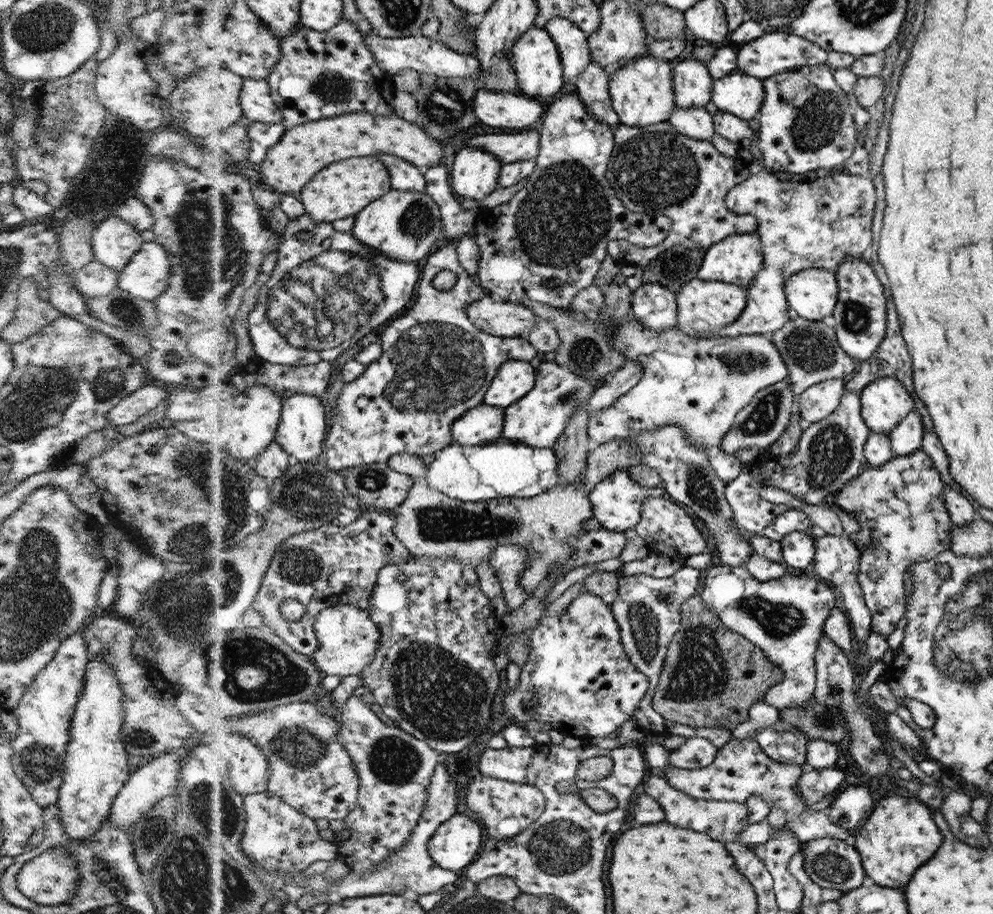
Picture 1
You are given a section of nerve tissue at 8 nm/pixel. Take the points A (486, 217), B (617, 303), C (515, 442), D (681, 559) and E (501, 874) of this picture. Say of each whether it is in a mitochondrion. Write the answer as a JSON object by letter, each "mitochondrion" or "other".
{"A":"other","B":"other","C":"other","D":"other","E":"other"}

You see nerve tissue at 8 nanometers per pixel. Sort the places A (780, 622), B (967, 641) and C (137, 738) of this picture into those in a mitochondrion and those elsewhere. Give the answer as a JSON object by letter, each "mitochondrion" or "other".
{"A":"mitochondrion","B":"mitochondrion","C":"mitochondrion"}

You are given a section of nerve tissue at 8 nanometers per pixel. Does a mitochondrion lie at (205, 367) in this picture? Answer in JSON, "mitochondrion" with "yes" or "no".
{"mitochondrion":"no"}

